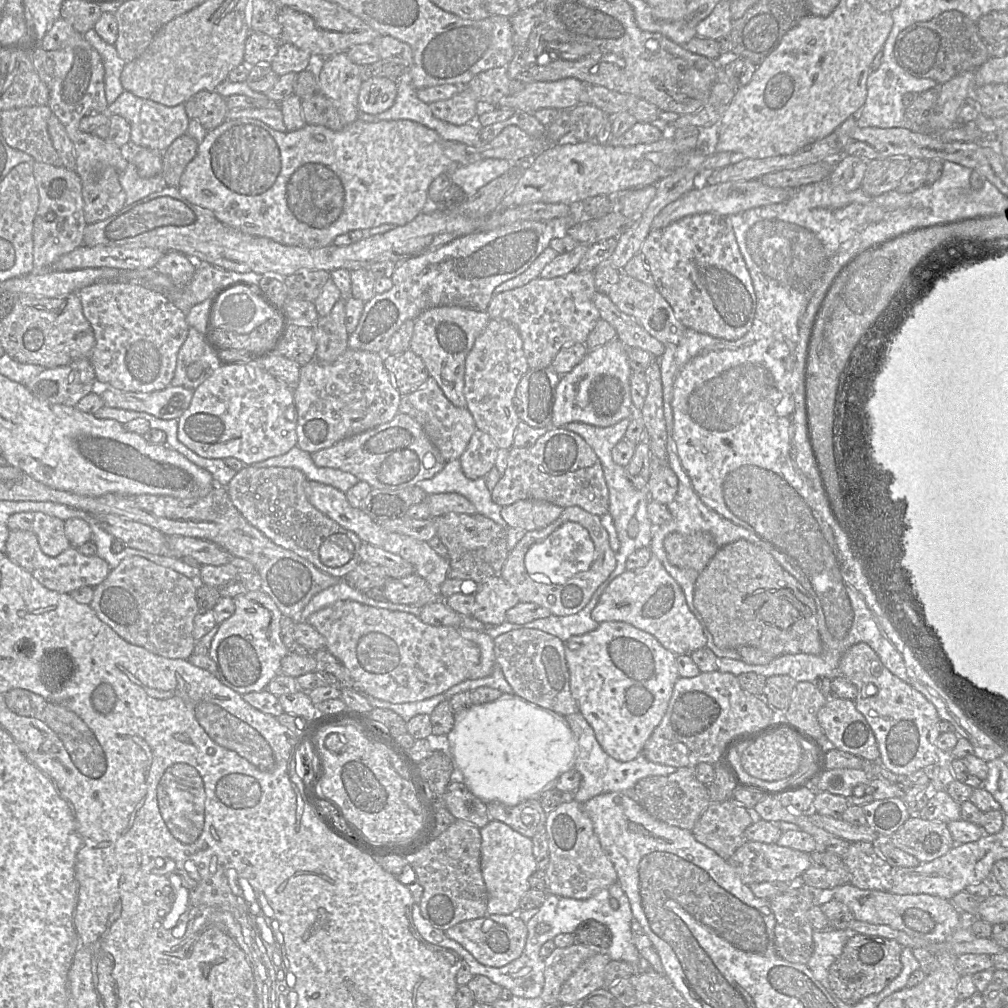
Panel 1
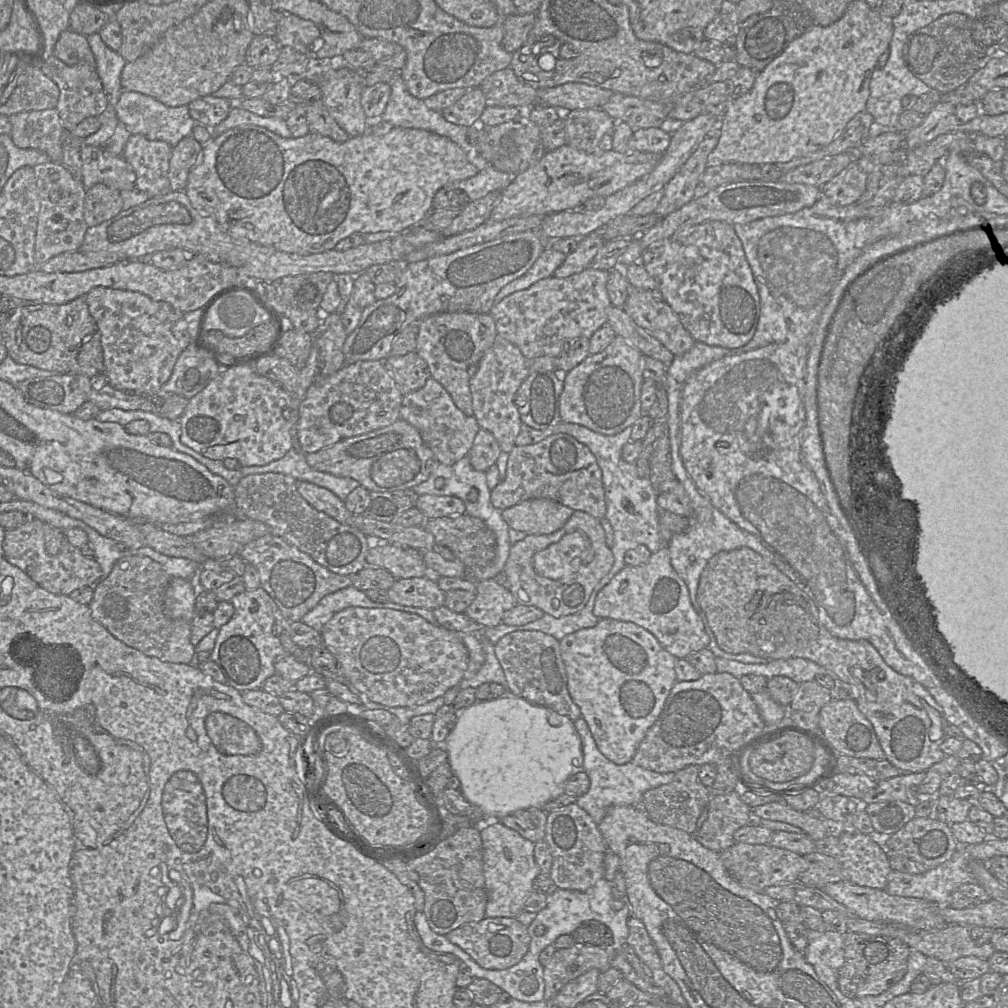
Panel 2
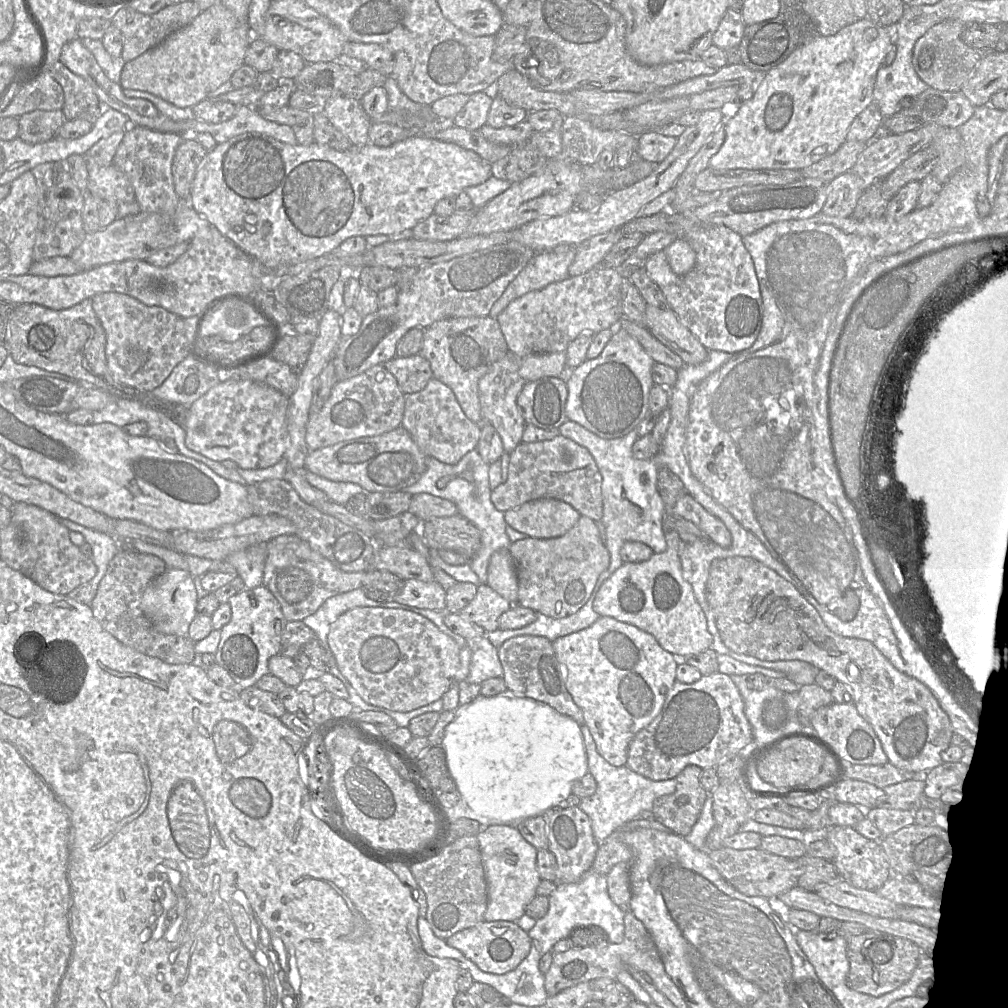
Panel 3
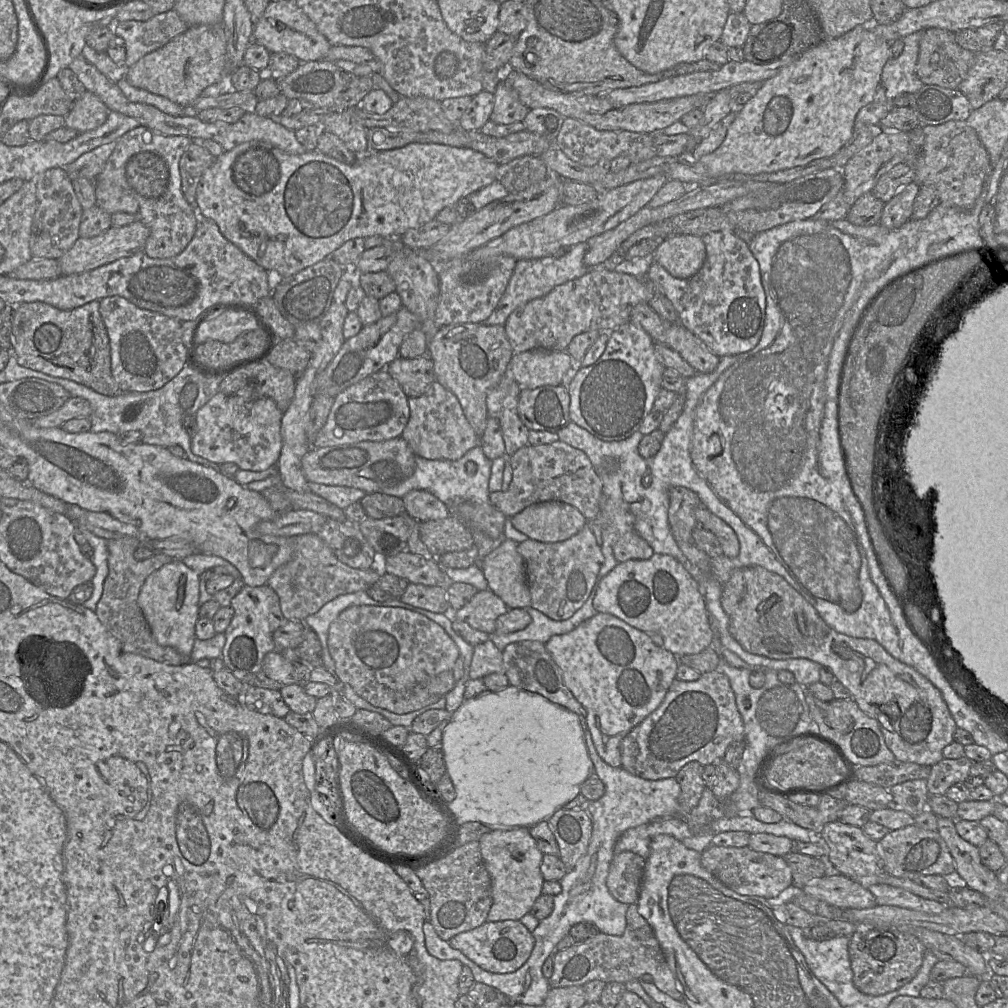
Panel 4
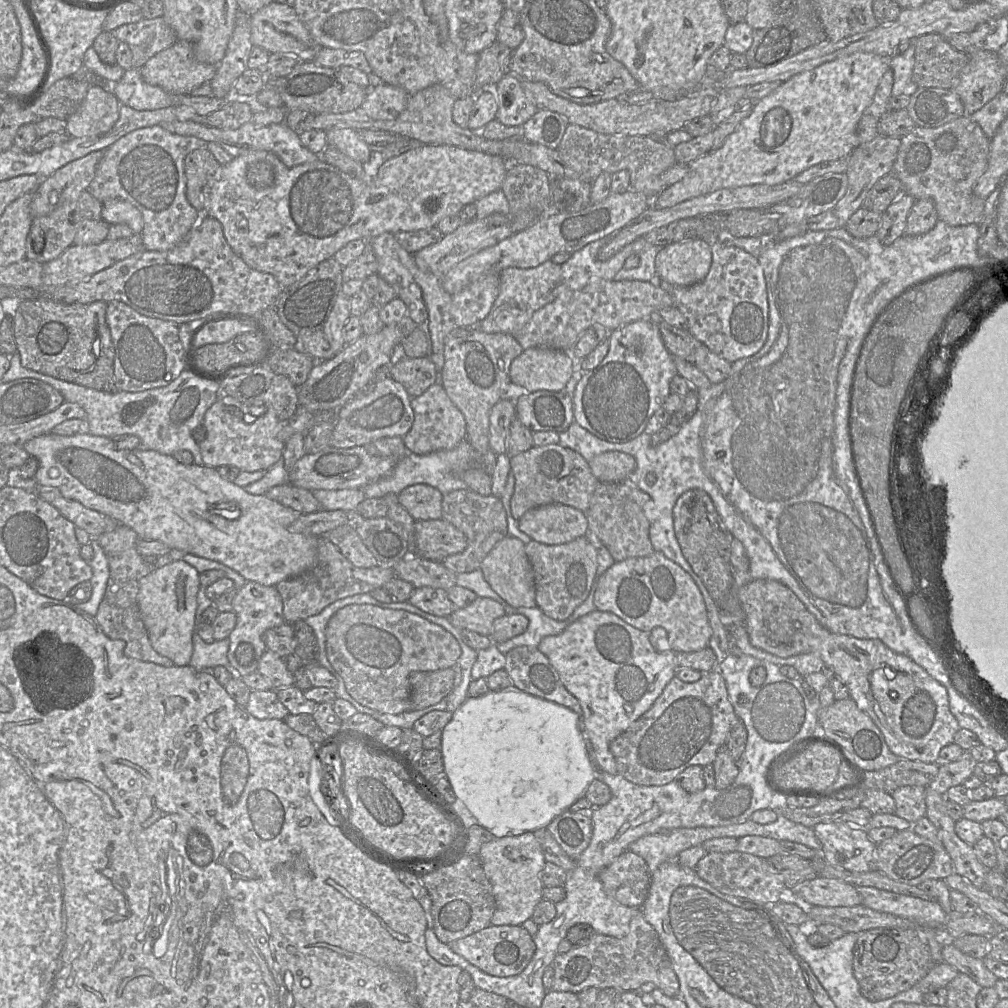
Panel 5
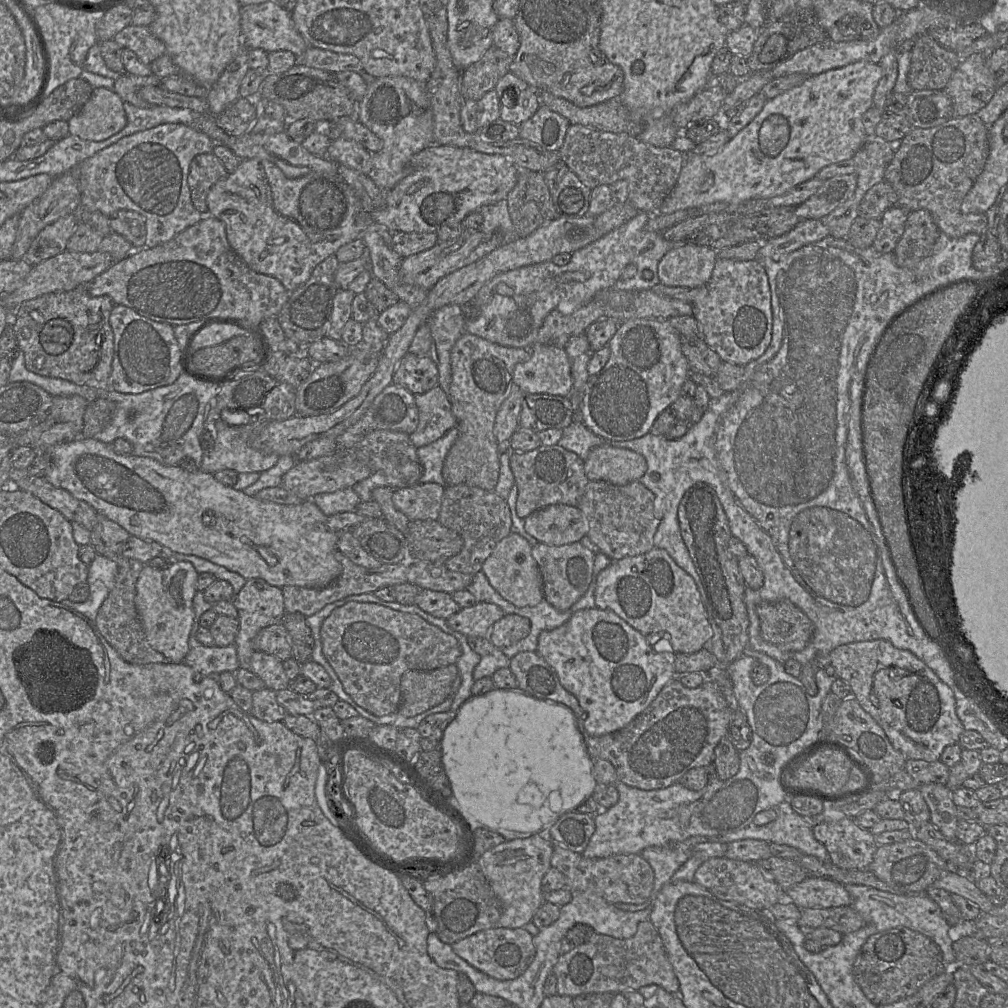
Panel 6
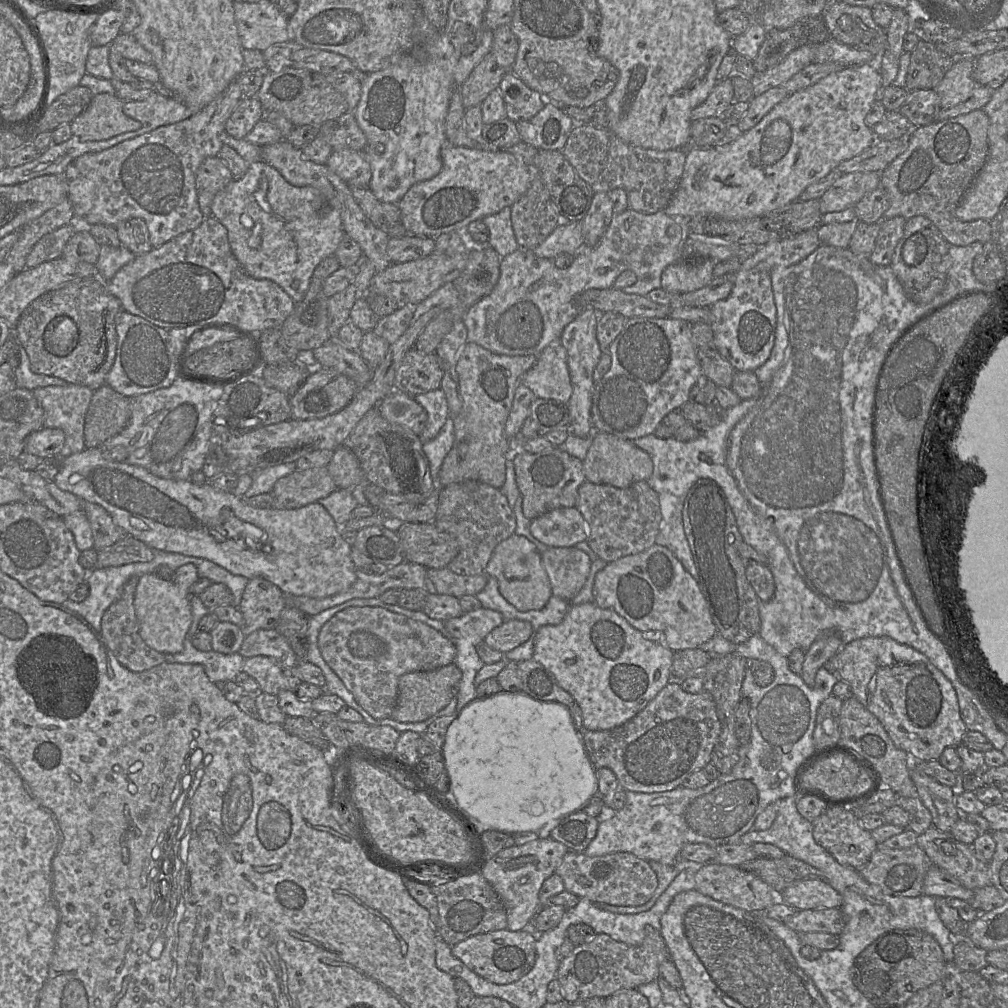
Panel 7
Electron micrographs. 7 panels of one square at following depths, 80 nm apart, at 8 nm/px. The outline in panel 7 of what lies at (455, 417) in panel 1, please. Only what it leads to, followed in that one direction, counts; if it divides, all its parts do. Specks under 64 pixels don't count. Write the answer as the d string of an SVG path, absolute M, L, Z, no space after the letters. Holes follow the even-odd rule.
M441 388L413 397L427 412L428 418L423 431L418 435L423 443L434 439L449 417L448 403Z

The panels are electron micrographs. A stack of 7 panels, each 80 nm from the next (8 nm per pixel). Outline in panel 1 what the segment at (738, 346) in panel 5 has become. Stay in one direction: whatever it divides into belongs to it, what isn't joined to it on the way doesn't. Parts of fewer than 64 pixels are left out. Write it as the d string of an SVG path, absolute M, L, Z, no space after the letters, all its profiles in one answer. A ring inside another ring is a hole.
M703 213L684 217L666 228L650 230L639 254L653 276L656 289L687 328L725 340L737 340L751 328L757 299L751 275L728 217Z

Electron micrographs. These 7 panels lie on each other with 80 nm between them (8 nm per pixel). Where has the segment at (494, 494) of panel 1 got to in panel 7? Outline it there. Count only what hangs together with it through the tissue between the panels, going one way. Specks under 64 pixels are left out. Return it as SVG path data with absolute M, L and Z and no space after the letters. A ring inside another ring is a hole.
M559 447L539 453L517 451L513 455L515 478L521 495L524 516L533 520L551 510L575 507L579 487L586 481L583 461L569 455Z

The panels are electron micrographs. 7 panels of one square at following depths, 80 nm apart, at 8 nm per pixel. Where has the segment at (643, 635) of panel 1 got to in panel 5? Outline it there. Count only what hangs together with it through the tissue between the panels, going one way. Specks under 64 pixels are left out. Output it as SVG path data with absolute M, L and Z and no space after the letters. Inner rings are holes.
M594 610L574 622L557 635L544 637L537 646L558 673L564 687L578 699L582 708L582 726L591 745L591 757L597 770L618 774L610 743L641 717L660 696L666 685L676 676L676 653L658 650L643 632L611 612Z

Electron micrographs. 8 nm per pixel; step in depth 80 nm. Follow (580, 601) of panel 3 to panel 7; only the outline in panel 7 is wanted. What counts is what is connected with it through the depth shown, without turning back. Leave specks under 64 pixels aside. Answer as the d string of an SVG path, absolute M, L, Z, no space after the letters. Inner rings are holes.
M551 547L541 553L552 596L571 600L584 586L592 564L589 555L577 547Z

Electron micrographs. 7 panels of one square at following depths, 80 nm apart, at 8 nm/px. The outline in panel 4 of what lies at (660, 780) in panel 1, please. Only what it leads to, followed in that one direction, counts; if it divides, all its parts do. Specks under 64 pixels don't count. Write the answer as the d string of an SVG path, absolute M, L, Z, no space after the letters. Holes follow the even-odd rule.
M689 762L684 765L677 775L681 792L678 798L679 816L673 818L687 818L690 812L698 805L706 786L702 779L704 767L698 762Z

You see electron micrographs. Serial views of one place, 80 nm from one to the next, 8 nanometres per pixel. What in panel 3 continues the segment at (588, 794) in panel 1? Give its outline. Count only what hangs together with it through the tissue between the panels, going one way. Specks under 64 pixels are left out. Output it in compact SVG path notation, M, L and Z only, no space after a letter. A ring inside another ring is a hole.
M586 723L580 726L588 761L588 772L597 783L596 792L586 798L581 798L579 808L587 814L591 821L595 840L599 845L614 831L625 823L642 816L651 816L654 801L663 796L674 793L677 781L675 778L668 780L650 780L628 767L615 767L608 763L597 751L595 741Z

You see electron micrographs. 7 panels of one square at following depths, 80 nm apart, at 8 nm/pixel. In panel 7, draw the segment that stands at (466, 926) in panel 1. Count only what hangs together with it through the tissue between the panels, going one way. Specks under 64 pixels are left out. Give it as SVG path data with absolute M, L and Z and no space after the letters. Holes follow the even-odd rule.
M507 929L477 934L451 946L452 954L470 970L494 984L509 984L527 974L535 964L537 933Z

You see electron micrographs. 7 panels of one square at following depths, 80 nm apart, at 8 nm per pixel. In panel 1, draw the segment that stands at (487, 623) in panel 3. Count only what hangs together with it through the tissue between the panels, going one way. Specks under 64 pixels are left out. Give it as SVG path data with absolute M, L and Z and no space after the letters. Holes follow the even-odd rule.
M500 576L485 579L478 584L473 617L487 627L506 621L506 613L519 603L514 589Z

